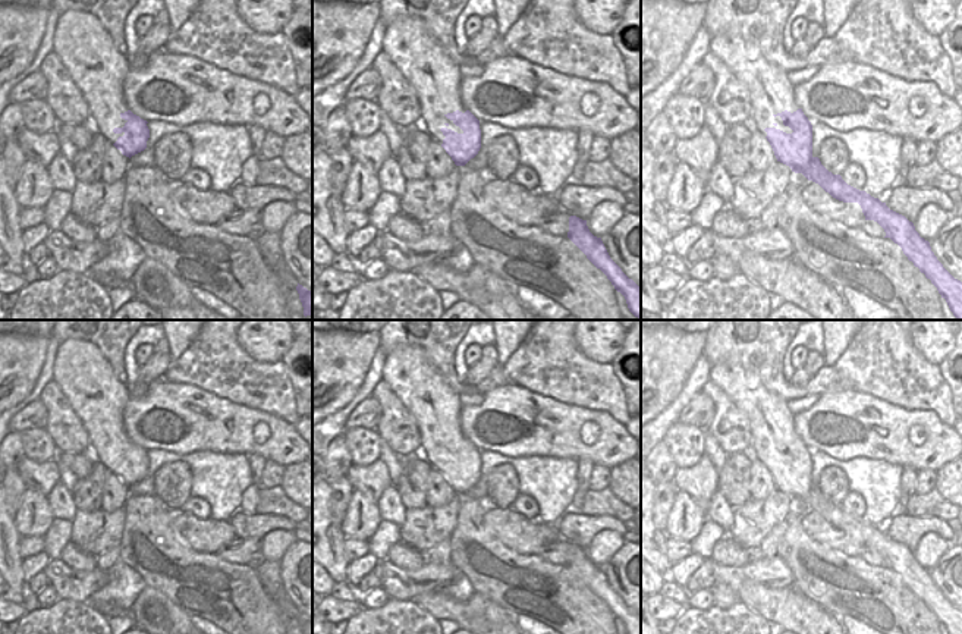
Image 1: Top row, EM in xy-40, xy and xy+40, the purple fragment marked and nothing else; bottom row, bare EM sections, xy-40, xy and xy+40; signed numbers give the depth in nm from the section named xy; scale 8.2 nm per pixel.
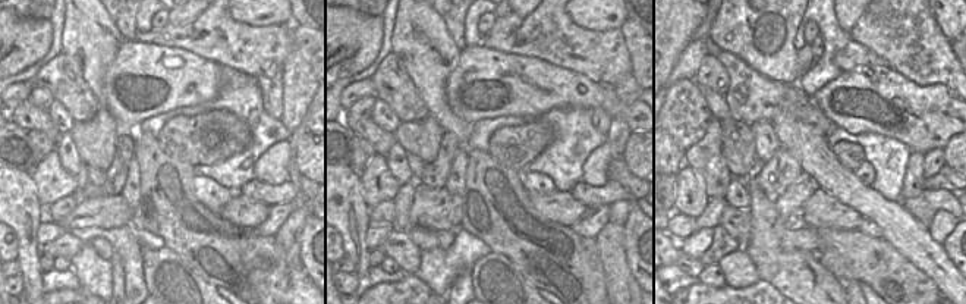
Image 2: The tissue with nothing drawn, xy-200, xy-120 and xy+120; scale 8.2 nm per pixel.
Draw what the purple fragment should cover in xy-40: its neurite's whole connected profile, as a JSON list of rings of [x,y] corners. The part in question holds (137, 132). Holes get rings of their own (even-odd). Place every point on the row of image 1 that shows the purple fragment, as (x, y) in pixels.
[[[84,10],[60,13],[53,34],[53,51],[82,92],[88,104],[92,129],[129,158],[144,151],[150,138],[148,122],[128,109],[122,91],[123,79],[132,68],[129,60],[114,48],[109,32],[100,21]]]

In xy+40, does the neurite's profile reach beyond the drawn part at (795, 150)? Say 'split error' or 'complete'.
split error

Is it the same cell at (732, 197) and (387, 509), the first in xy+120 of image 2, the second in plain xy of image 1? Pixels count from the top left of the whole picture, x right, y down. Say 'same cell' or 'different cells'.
same cell

